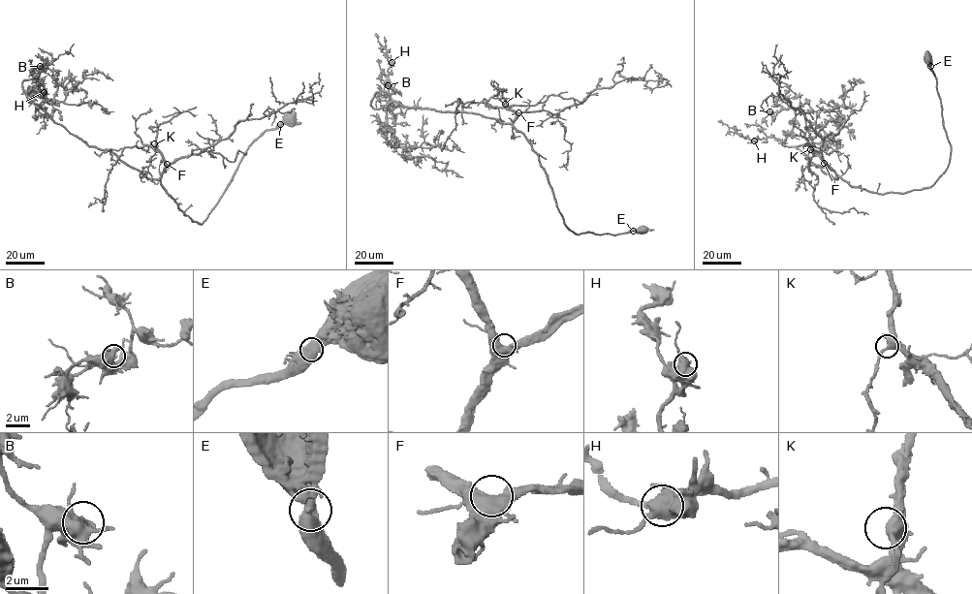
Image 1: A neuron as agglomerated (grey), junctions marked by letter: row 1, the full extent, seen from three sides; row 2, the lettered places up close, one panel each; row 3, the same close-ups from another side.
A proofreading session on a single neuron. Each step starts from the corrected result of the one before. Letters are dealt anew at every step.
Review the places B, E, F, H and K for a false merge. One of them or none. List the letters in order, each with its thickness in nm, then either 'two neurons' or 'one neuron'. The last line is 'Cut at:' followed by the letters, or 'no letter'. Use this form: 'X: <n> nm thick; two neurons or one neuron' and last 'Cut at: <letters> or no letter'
B: 650 nm thick; one neuron
E: 750 nm thick; one neuron
F: 500 nm thick; one neuron
H: 500 nm thick; one neuron
K: 480 nm thick; one neuron
Cut at: no letter

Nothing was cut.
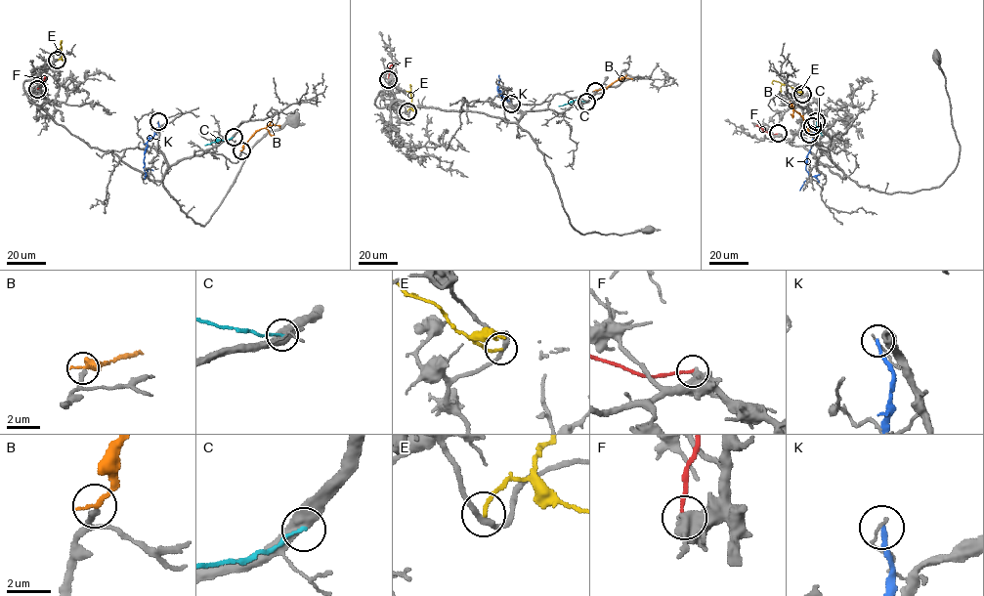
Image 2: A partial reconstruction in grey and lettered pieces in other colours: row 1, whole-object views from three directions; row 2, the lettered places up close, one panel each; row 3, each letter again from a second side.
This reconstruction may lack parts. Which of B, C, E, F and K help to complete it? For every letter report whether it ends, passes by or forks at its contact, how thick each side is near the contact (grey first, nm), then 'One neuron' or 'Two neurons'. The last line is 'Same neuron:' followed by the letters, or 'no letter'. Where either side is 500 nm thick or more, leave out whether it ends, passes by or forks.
B: It ends there. Thickness 240 nm (grey) against 200 nm. One neuron
C: Thickness 550 nm (grey) against 150 nm. Two neurons
E: It ends there. Thickness 280 nm (grey) against 160 nm. Two neurons
F: It ends there. Thickness 480 nm (grey) against 180 nm. Two neurons
K: It ends there. Thickness 110 nm (grey) against 200 nm. Two neurons
Same neuron: B

